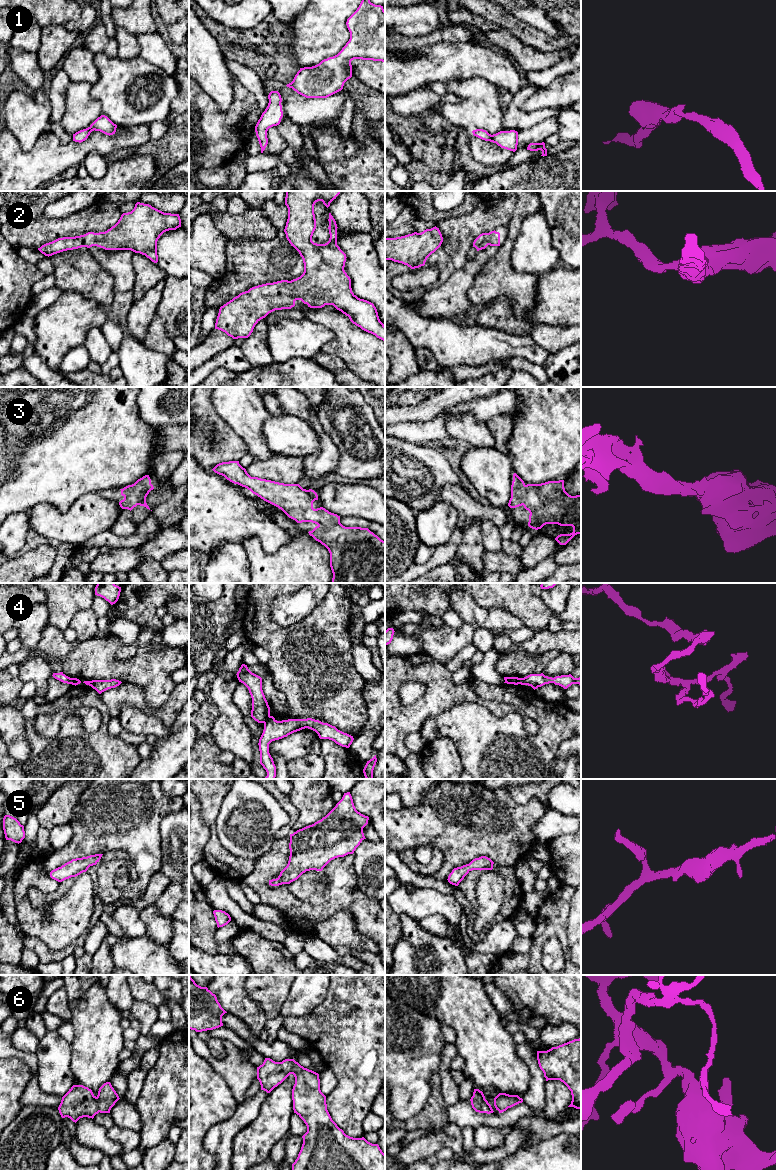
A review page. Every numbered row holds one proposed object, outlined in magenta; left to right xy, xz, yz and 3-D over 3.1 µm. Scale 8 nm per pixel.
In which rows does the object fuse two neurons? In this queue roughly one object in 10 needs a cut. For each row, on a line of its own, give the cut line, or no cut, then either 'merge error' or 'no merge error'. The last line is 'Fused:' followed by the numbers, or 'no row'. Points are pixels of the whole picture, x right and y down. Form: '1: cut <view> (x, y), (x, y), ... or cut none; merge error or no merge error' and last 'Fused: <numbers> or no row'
1: cut none; no merge error
2: cut none; no merge error
3: cut none; no merge error
4: cut xz (269, 715), (263, 722); merge error
5: cut none; no merge error
6: cut none; no merge error
Fused: 4

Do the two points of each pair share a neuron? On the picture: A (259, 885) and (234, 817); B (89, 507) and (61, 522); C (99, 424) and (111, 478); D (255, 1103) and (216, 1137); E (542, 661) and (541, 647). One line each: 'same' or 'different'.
A: different
B: same
C: same
D: same
E: different

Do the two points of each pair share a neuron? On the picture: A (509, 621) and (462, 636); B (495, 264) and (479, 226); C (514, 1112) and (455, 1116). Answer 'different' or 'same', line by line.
A: different
B: different
C: same

